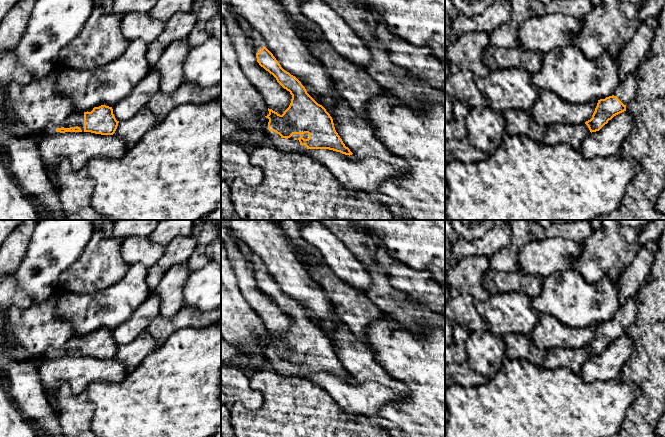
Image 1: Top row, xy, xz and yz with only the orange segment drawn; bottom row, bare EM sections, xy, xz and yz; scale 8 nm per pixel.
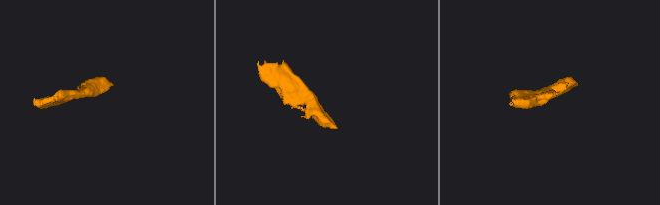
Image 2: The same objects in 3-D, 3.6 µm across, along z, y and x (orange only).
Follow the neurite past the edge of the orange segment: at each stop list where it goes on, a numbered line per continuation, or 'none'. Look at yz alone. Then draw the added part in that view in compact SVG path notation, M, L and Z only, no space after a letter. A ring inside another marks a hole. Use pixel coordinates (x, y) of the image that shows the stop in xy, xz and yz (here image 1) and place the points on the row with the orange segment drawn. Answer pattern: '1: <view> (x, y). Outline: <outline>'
1: yz (626, 91). Outline: M635 73L628 74L623 82L620 82L614 96L616 96L624 105L630 103L637 94L637 83Z

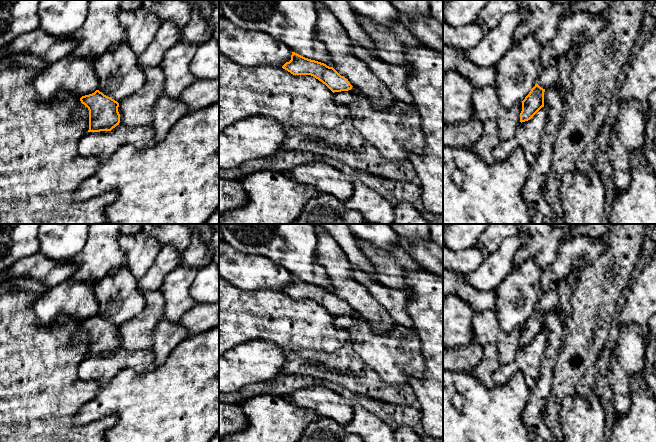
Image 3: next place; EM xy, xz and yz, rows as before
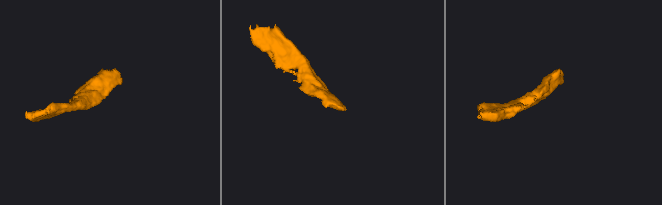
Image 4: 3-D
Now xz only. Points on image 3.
none

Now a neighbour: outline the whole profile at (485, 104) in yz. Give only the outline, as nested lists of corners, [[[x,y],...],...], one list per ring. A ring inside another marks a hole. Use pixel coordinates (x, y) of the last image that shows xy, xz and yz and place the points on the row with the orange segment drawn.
[[[494,84],[474,90],[471,120],[484,122],[489,119],[495,121],[500,141],[509,140],[515,135],[515,131],[521,123],[521,111],[522,101],[510,109],[504,109],[499,103]]]

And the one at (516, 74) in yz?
[[[528,35],[494,66],[494,85],[504,109],[523,101],[535,86],[544,69],[540,62],[541,51],[542,45],[533,35]]]

